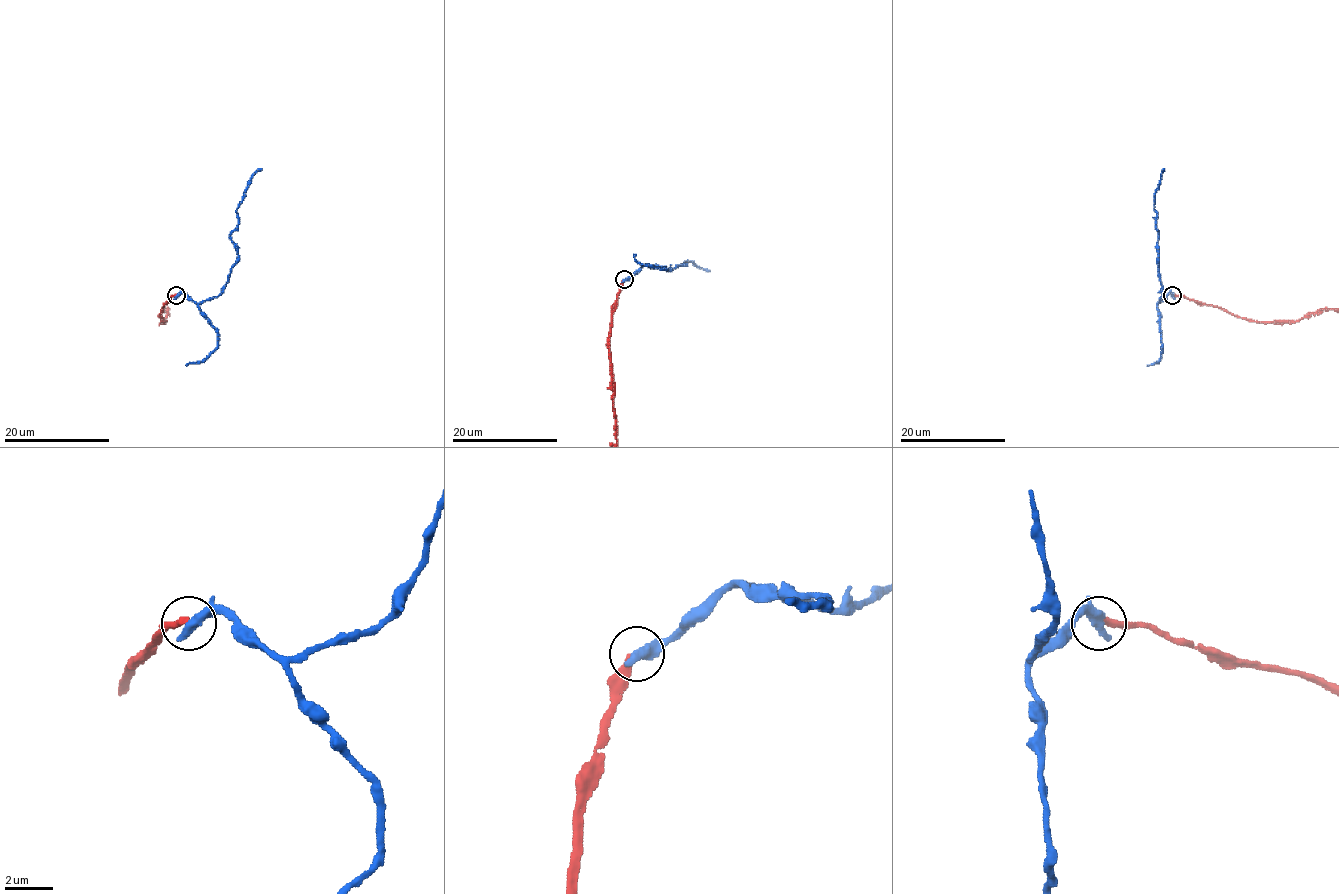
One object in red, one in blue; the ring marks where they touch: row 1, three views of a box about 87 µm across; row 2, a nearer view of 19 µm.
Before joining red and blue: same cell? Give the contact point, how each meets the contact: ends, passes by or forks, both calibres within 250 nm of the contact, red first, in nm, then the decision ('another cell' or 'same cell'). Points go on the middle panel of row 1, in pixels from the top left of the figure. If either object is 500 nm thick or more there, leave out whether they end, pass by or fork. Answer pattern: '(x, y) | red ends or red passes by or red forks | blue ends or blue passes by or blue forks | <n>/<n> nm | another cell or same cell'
(624, 279) | 280/500 nm | another cell

